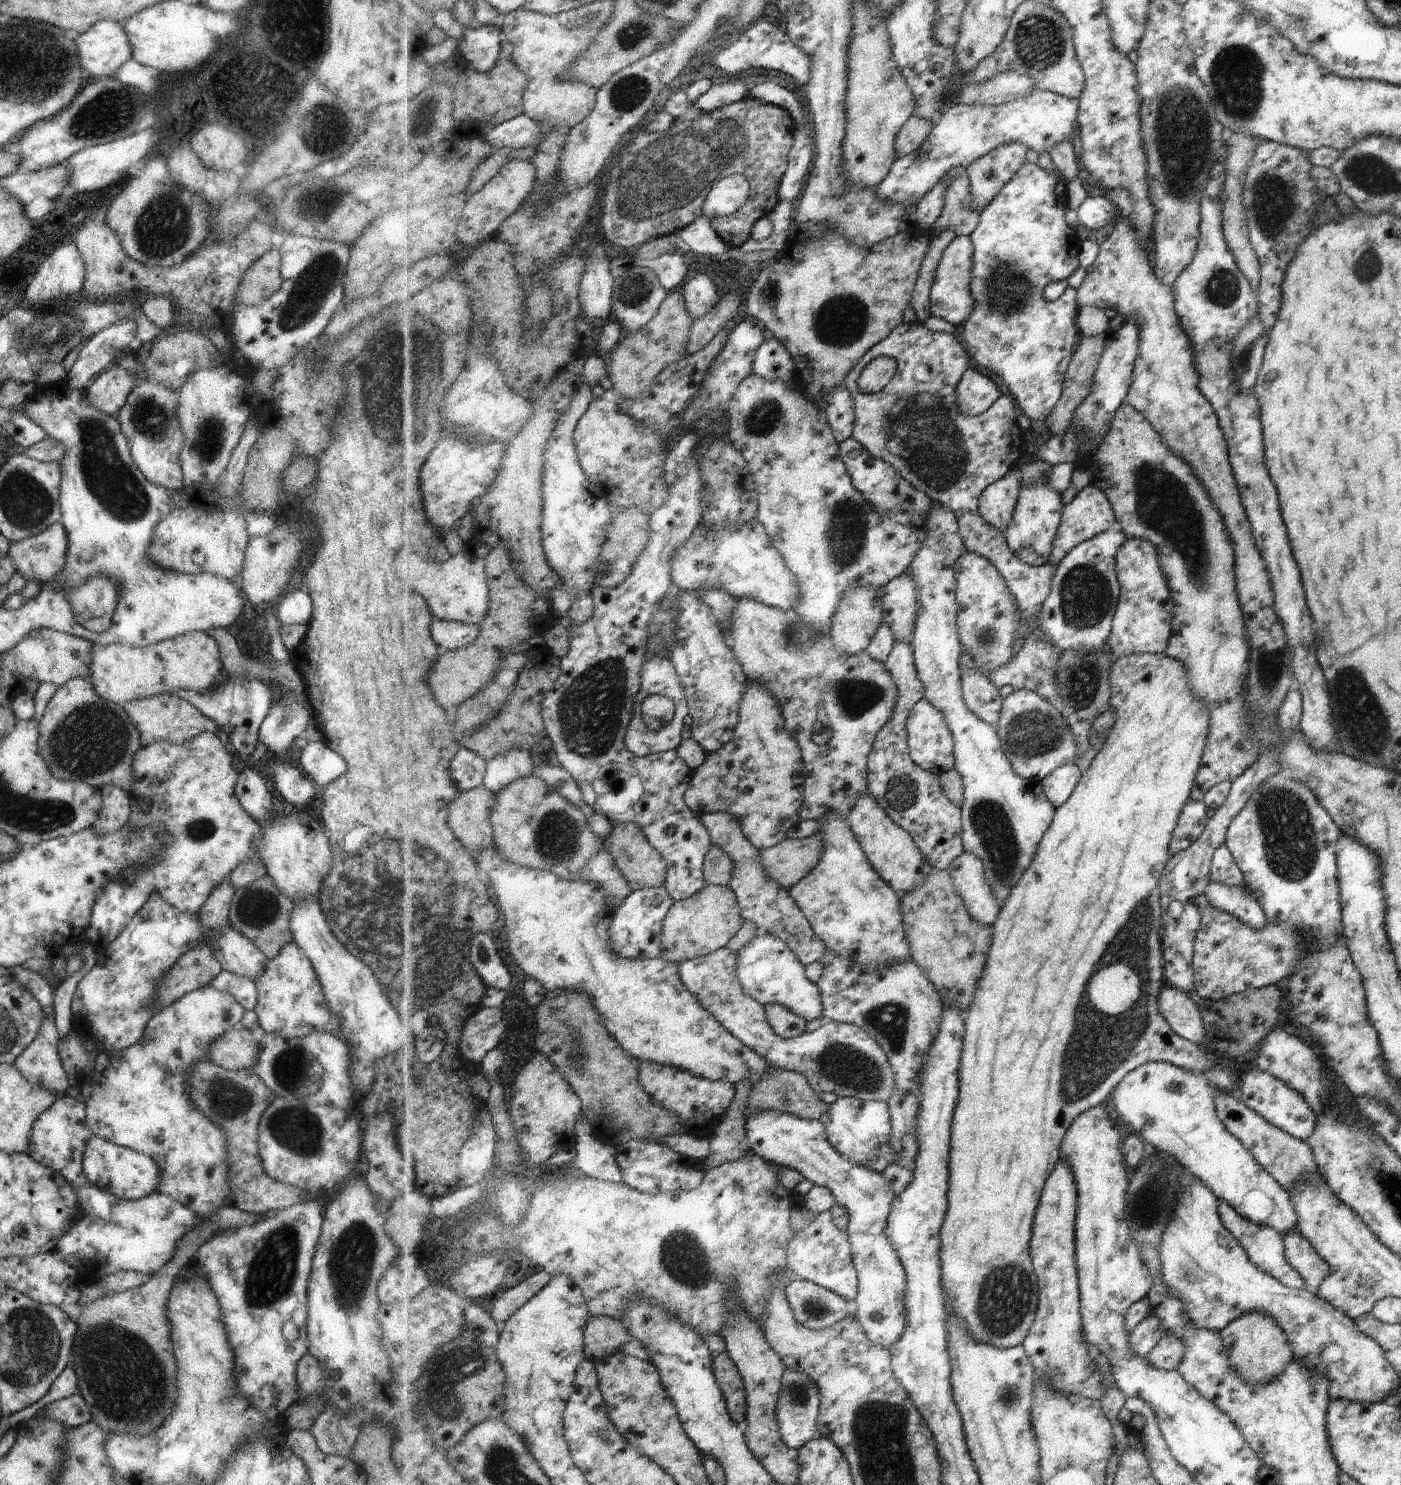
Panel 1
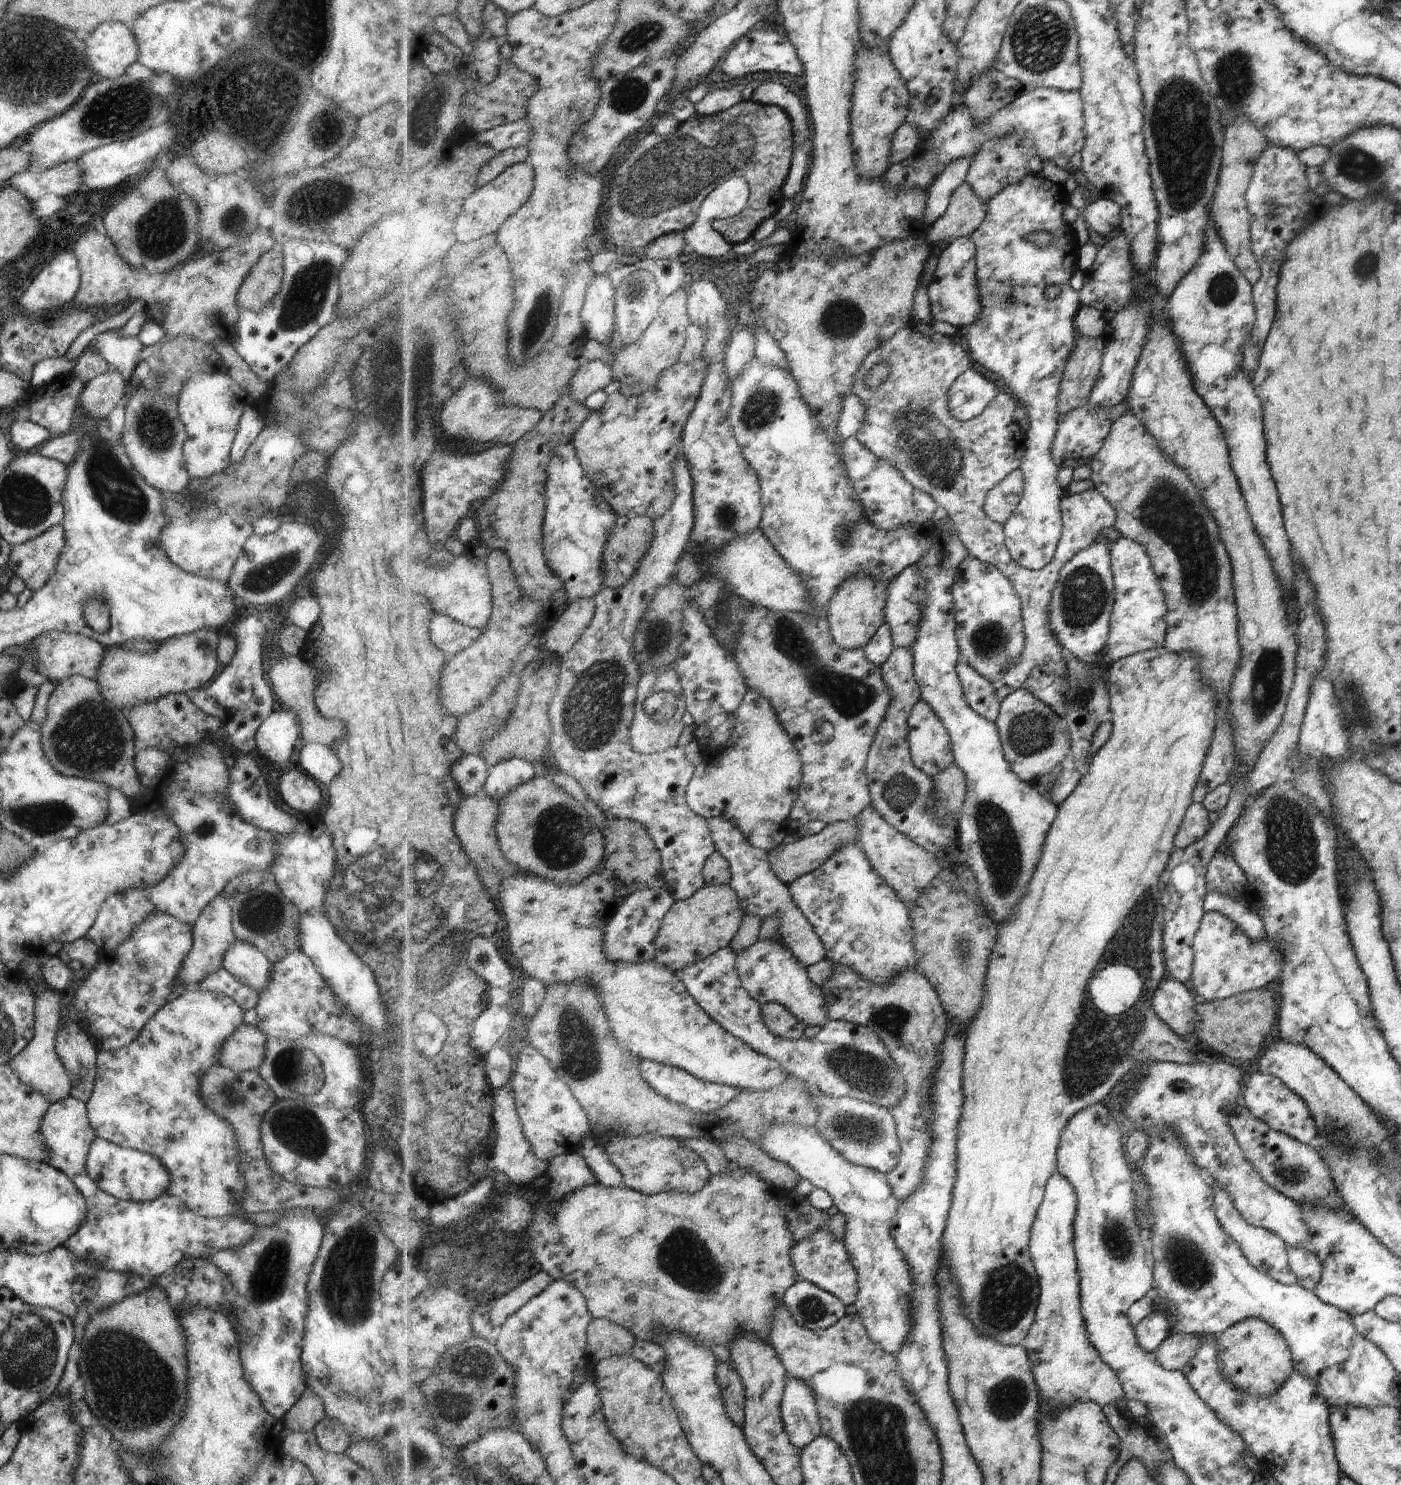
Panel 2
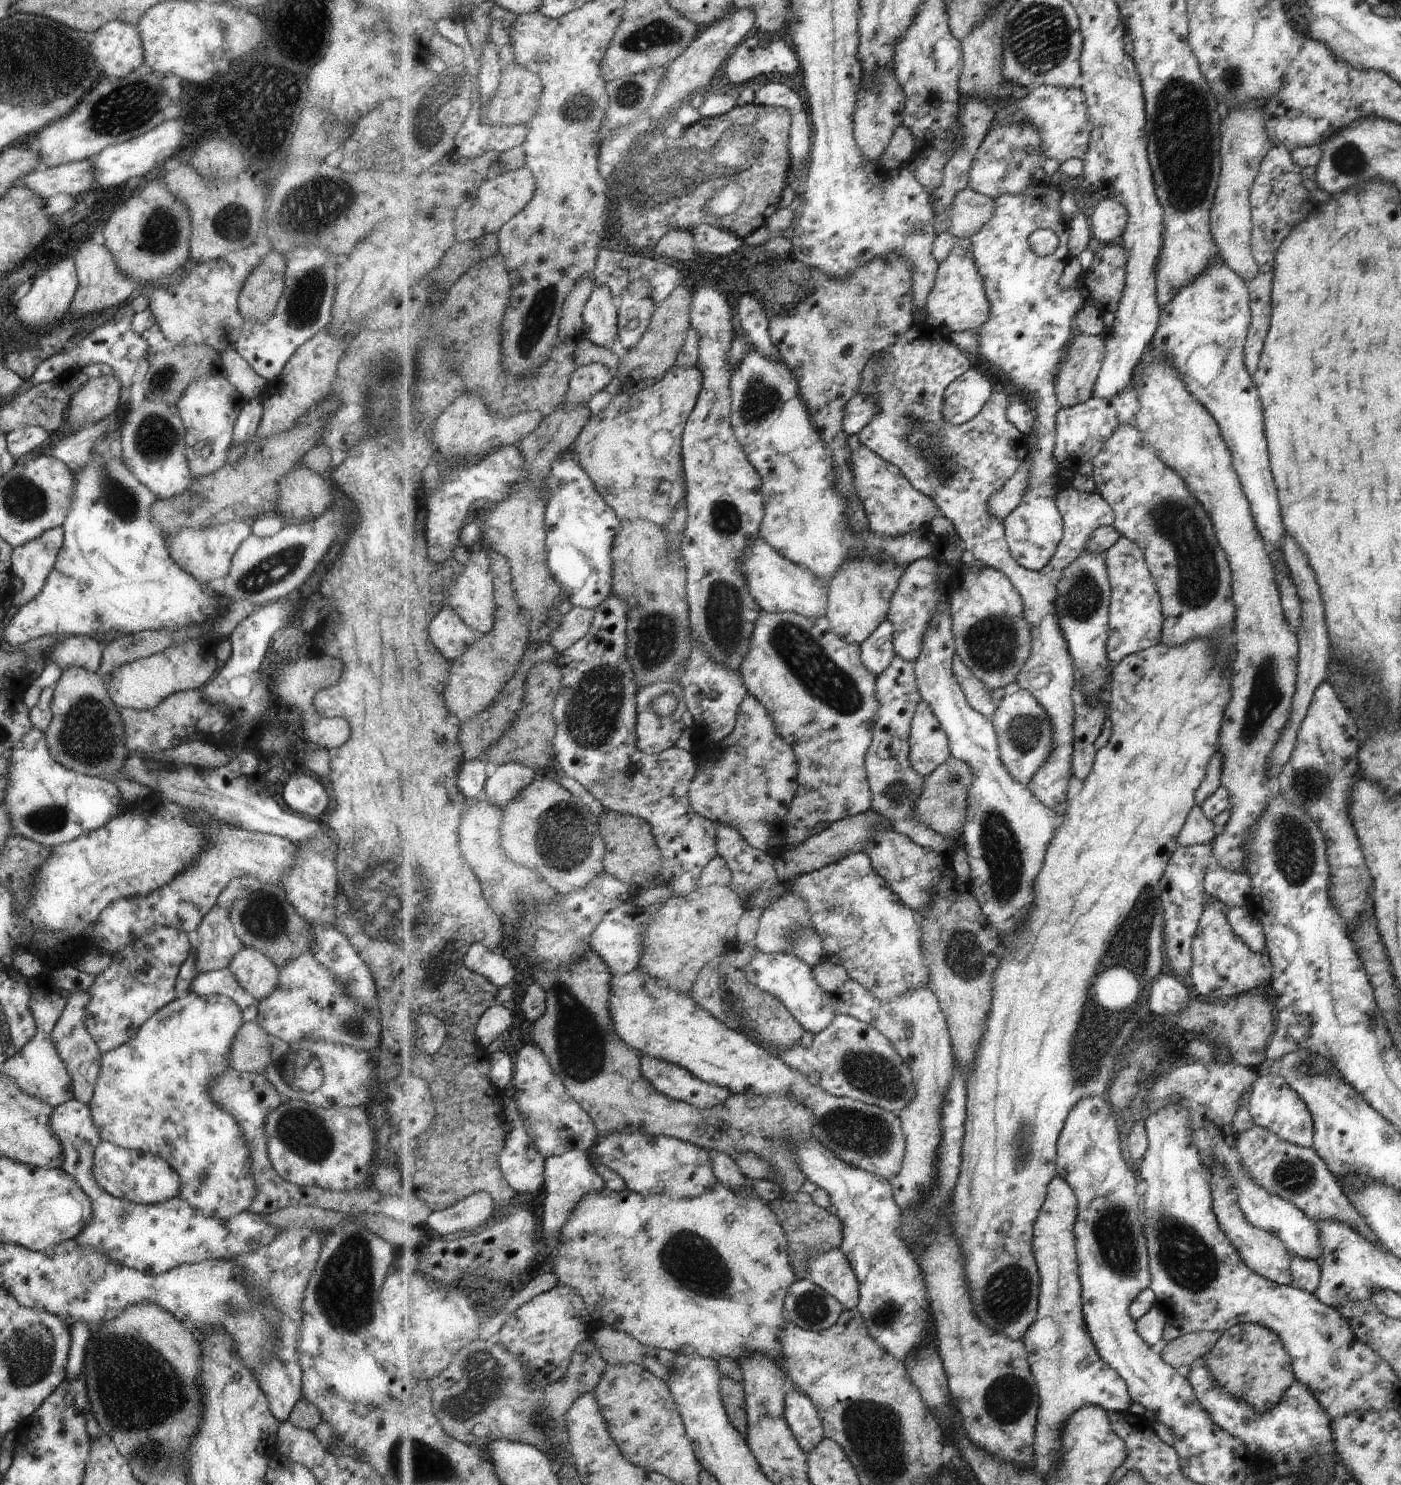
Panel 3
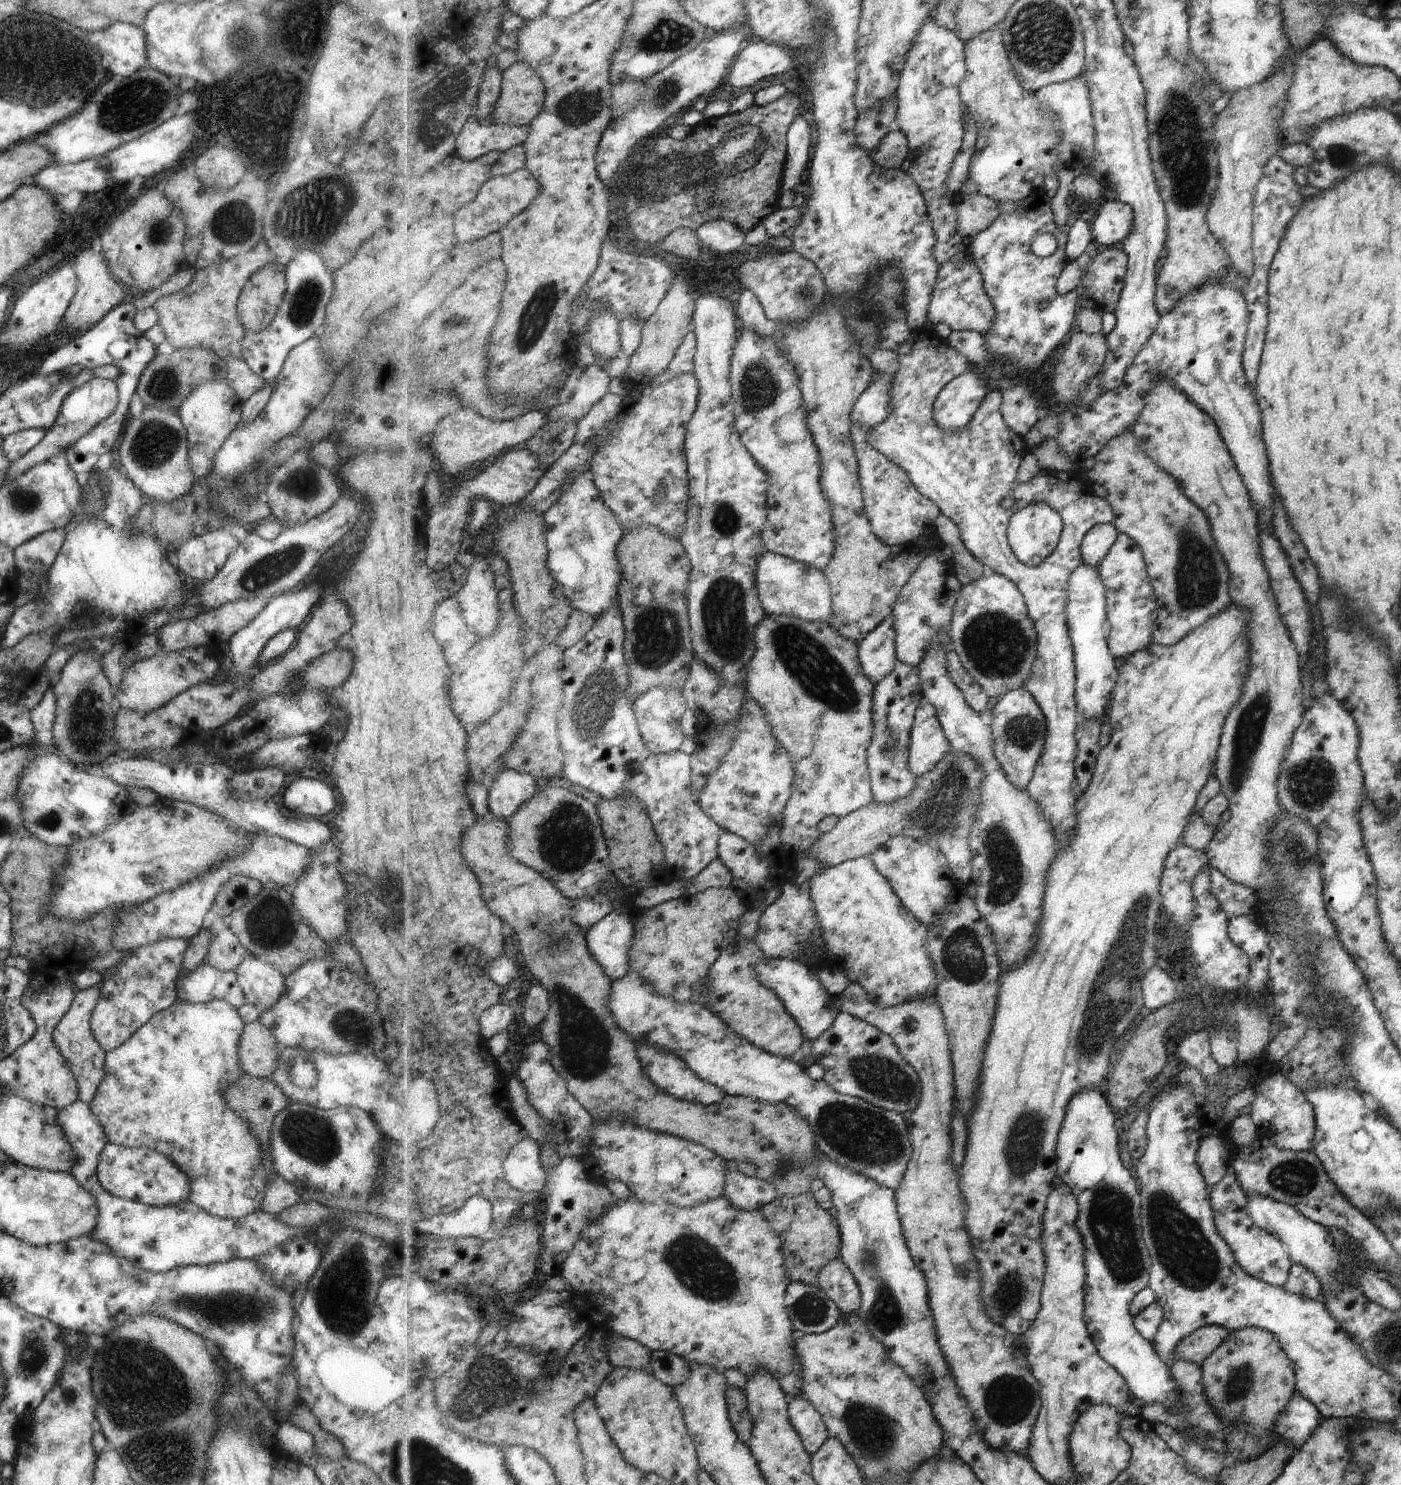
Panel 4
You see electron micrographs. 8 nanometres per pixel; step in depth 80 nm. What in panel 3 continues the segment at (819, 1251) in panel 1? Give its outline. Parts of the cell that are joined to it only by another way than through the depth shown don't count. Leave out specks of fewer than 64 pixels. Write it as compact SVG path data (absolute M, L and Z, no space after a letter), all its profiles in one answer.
M840 1249L824 1250L811 1256L808 1279L821 1285L844 1306L845 1311L858 1308L860 1303L860 1280L850 1260Z

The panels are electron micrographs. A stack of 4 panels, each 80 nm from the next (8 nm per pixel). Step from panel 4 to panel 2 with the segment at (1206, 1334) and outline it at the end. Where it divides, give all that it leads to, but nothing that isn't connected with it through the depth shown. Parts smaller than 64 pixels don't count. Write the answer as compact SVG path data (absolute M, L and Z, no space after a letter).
M1171 1334L1154 1353L1157 1362L1169 1371L1183 1371L1199 1348L1201 1334Z

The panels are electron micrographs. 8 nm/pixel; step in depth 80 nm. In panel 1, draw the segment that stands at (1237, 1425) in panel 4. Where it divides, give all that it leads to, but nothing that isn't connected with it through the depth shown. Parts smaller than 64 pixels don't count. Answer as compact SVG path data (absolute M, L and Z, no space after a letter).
M1245 1312L1245 1315L1237 1316L1228 1327L1223 1328L1220 1336L1228 1348L1232 1368L1249 1384L1265 1384L1267 1380L1281 1374L1283 1366L1291 1360L1291 1348L1285 1332L1267 1314Z

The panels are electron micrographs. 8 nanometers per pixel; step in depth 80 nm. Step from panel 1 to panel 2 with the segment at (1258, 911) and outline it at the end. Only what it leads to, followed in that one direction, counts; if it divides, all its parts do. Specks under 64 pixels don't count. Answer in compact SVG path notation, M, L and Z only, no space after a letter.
M1213 890L1206 891L1207 894L1205 894L1202 903L1204 912L1215 910L1225 918L1229 918L1249 940L1253 940L1253 942L1263 940L1265 937L1263 920L1255 910L1244 903L1242 896L1221 894L1221 892Z

